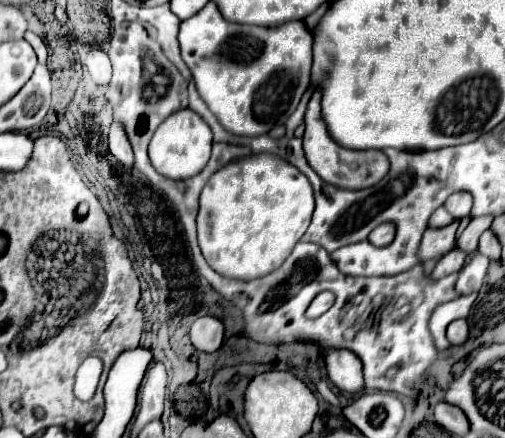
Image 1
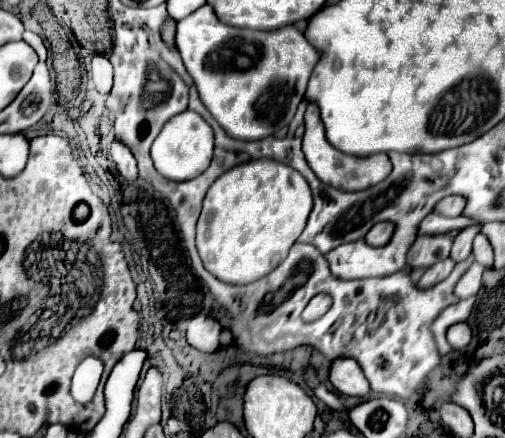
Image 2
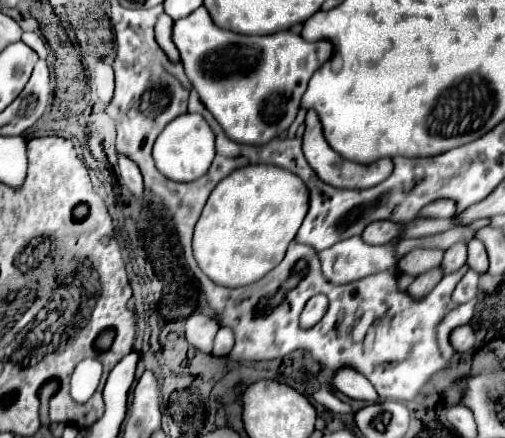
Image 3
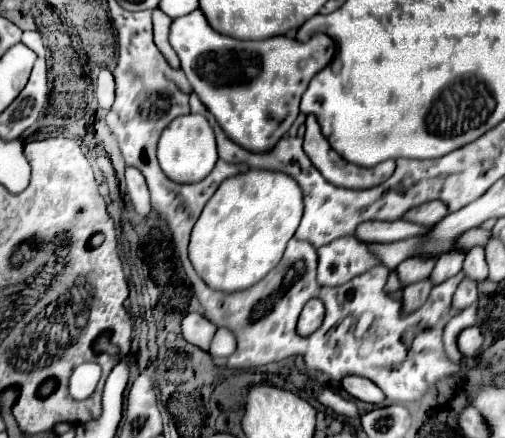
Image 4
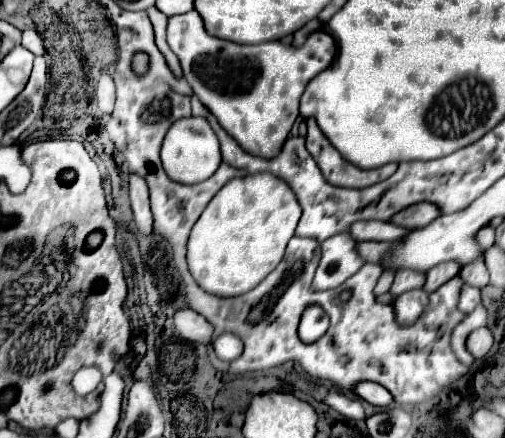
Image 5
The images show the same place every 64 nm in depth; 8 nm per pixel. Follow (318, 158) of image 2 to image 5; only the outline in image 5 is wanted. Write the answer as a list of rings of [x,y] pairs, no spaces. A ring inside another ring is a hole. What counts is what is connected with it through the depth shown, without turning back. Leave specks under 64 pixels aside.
[[[314,118],[306,120],[308,124],[308,136],[306,136],[306,148],[312,154],[314,162],[322,170],[324,178],[332,182],[334,186],[346,186],[346,188],[366,188],[376,182],[386,180],[390,174],[396,172],[398,164],[390,162],[386,166],[374,168],[374,170],[362,170],[350,162],[346,162],[336,148],[326,140],[322,130],[318,128]]]

